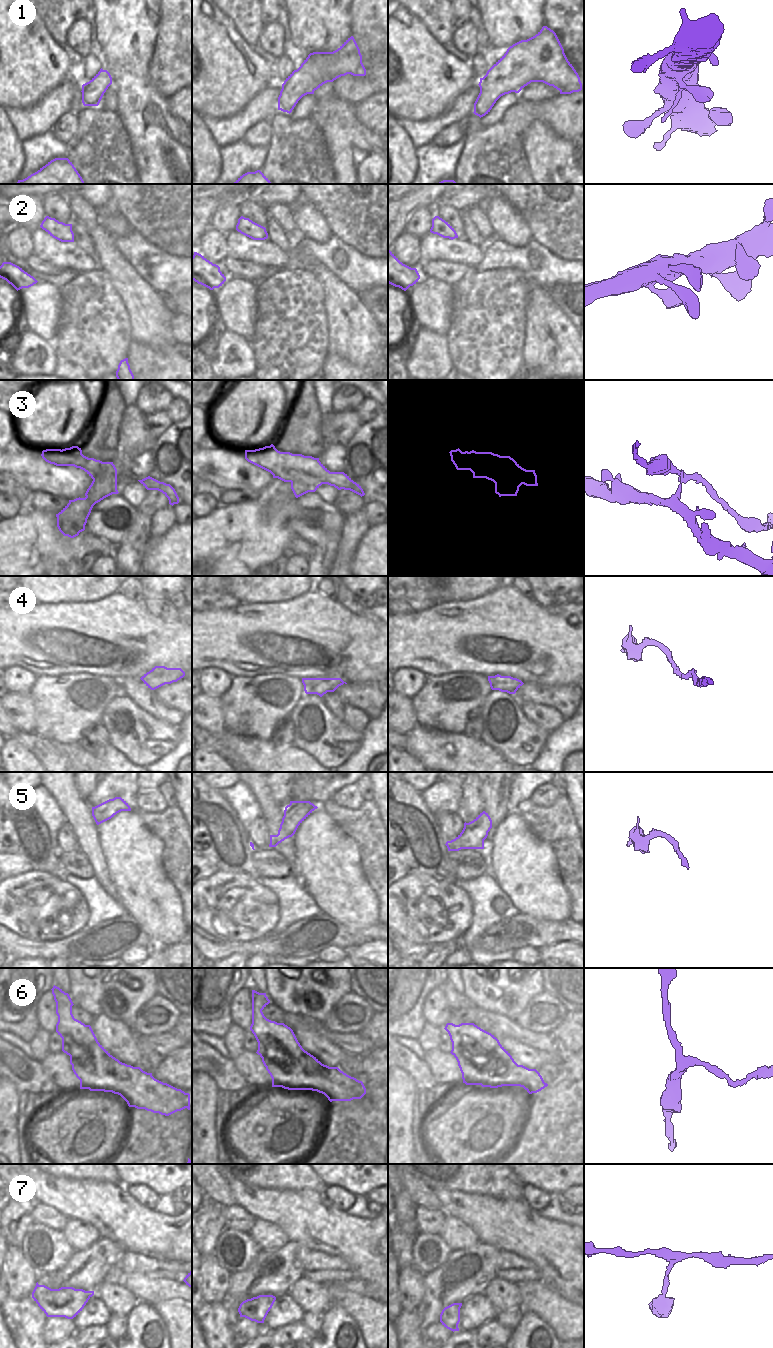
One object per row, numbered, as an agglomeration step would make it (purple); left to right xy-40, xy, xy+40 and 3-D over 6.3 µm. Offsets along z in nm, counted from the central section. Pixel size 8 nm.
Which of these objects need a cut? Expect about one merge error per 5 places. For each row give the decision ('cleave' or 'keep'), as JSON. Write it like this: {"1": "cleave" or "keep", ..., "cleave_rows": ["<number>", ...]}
{"1": "keep", "2": "keep", "3": "cleave", "4": "keep", "5": "keep", "6": "keep", "7": "keep", "cleave_rows": ["3"]}

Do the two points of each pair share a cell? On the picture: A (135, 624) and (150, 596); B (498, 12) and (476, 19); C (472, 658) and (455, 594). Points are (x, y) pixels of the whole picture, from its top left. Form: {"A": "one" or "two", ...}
{"A": "two", "B": "two", "C": "two"}

